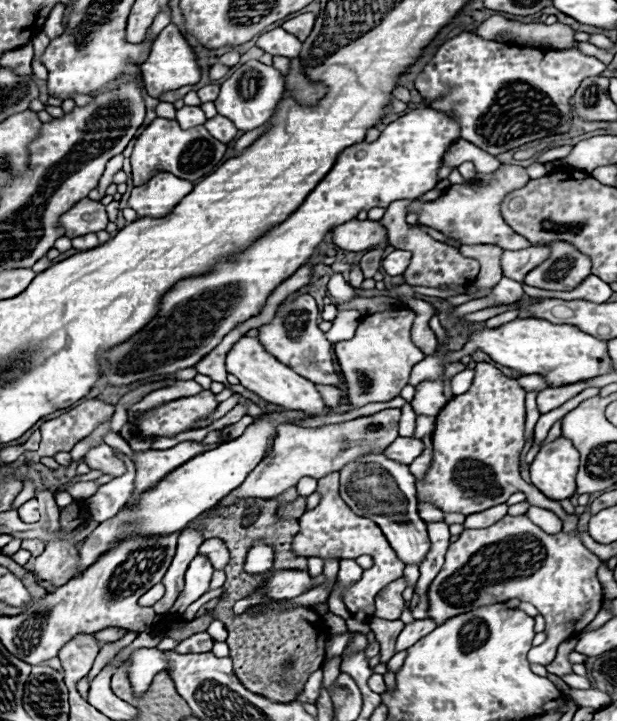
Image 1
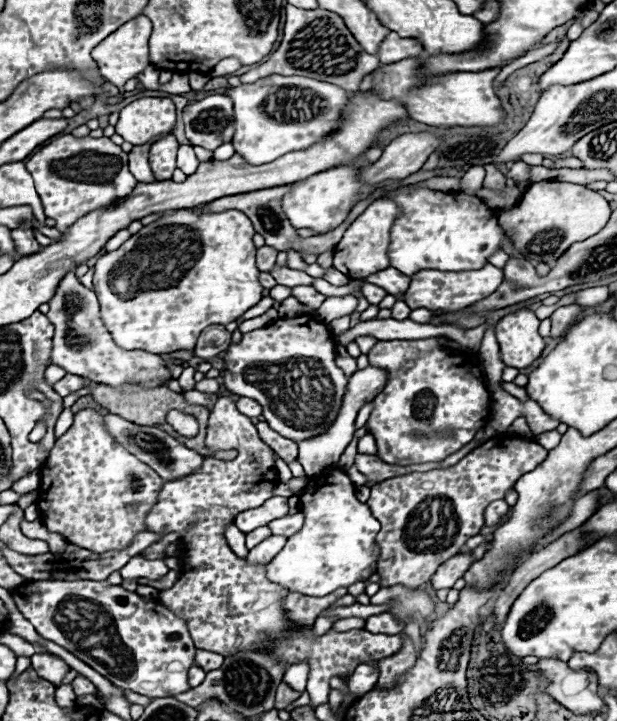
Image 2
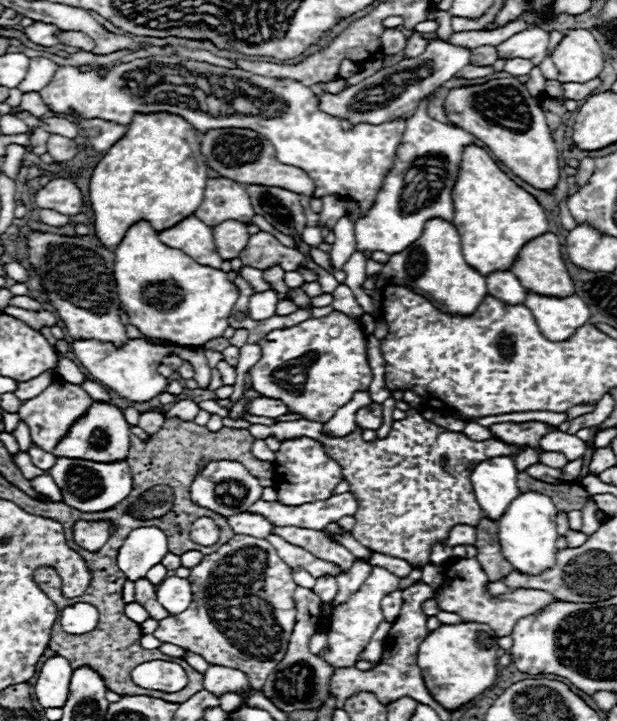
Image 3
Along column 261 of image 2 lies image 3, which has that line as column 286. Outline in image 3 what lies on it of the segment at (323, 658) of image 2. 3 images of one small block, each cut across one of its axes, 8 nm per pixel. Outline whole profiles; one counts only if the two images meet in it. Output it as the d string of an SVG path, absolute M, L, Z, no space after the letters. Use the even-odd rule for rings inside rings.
M304 436L282 440L274 462L274 488L278 492L278 502L286 506L300 506L306 502L328 500L340 482L342 482L340 464L324 452L318 440ZM236 534L226 544L222 544L214 554L206 554L200 560L200 564L190 568L188 582L194 590L192 604L188 606L188 610L160 620L160 626L156 628L154 636L160 642L170 642L184 650L200 654L208 664L236 668L248 676L248 684L253 691L262 690L268 674L284 658L288 640L296 624L296 608L292 600L296 582L292 580L292 570L281 562L275 548L266 539Z

